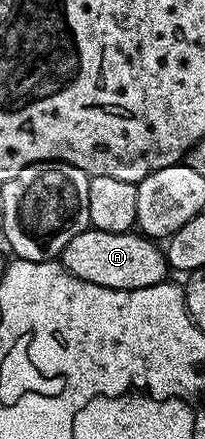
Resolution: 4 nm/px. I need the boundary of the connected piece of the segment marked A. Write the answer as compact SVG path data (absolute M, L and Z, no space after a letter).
M86 230L75 234L75 238L67 242L59 257L59 263L71 274L75 274L75 278L95 282L95 286L146 288L166 283L168 276L165 275L170 275L171 272L169 265L165 263L164 251L153 244L156 243L152 239L142 238L136 231L111 234Z

